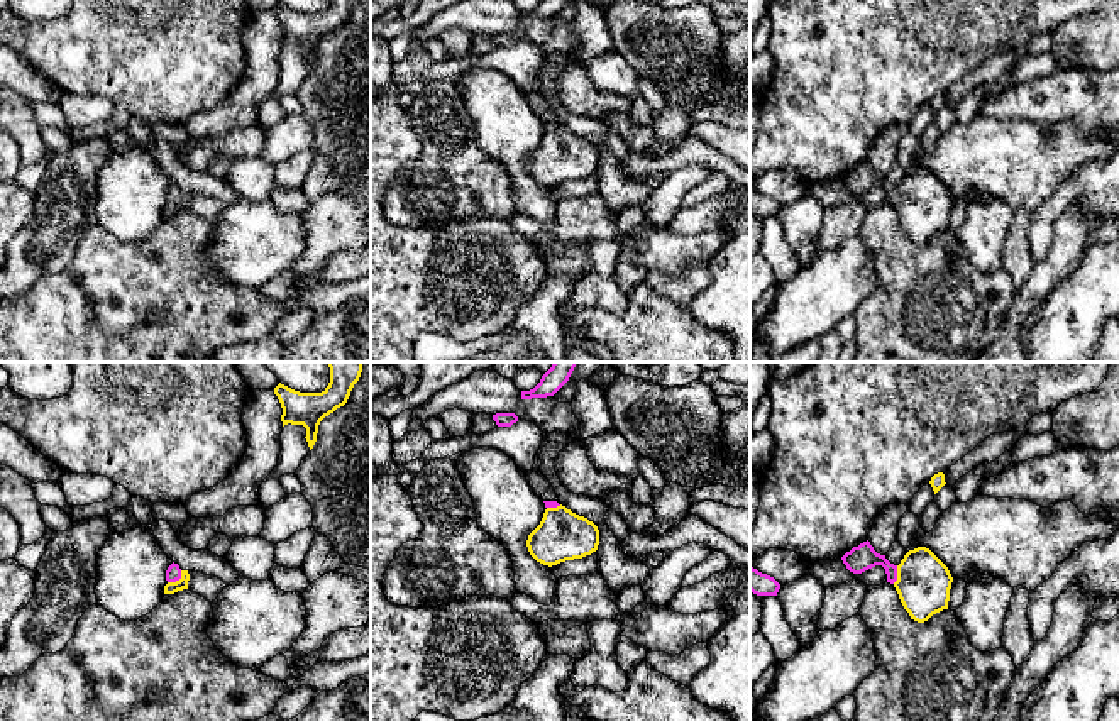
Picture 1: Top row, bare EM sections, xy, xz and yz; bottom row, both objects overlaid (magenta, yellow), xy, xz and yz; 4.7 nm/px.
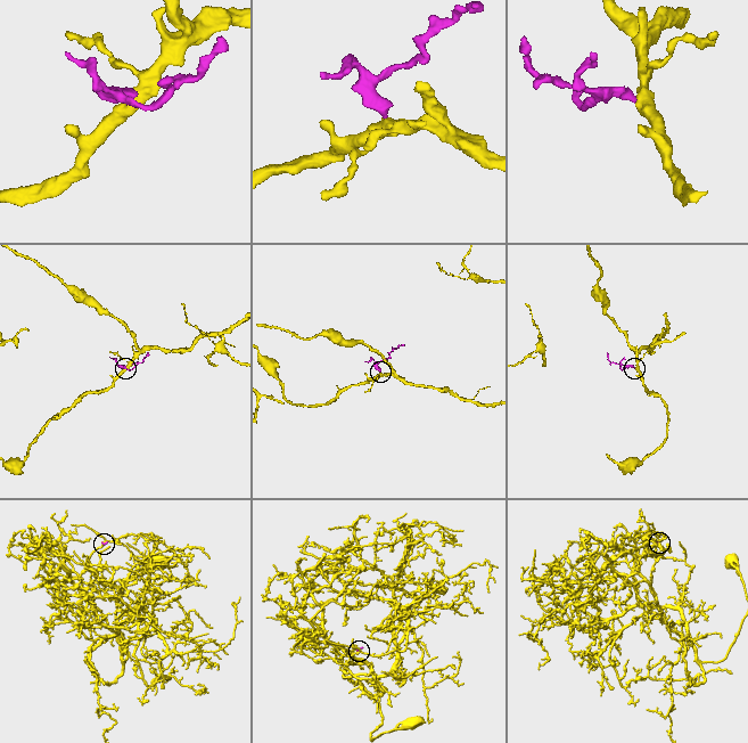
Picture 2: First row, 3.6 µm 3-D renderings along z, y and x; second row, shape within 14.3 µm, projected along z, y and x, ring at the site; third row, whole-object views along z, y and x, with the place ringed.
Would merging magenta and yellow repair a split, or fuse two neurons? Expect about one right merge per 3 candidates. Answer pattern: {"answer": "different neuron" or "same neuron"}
{"answer": "same neuron"}

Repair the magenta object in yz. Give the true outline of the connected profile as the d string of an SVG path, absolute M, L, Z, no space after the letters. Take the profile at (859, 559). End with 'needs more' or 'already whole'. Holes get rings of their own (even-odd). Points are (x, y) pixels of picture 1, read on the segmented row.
M867 540L846 552L841 560L853 574L882 565L887 582L896 587L904 609L918 623L948 609L953 577L948 567L926 547L909 550L901 564L894 565Z | needs more

